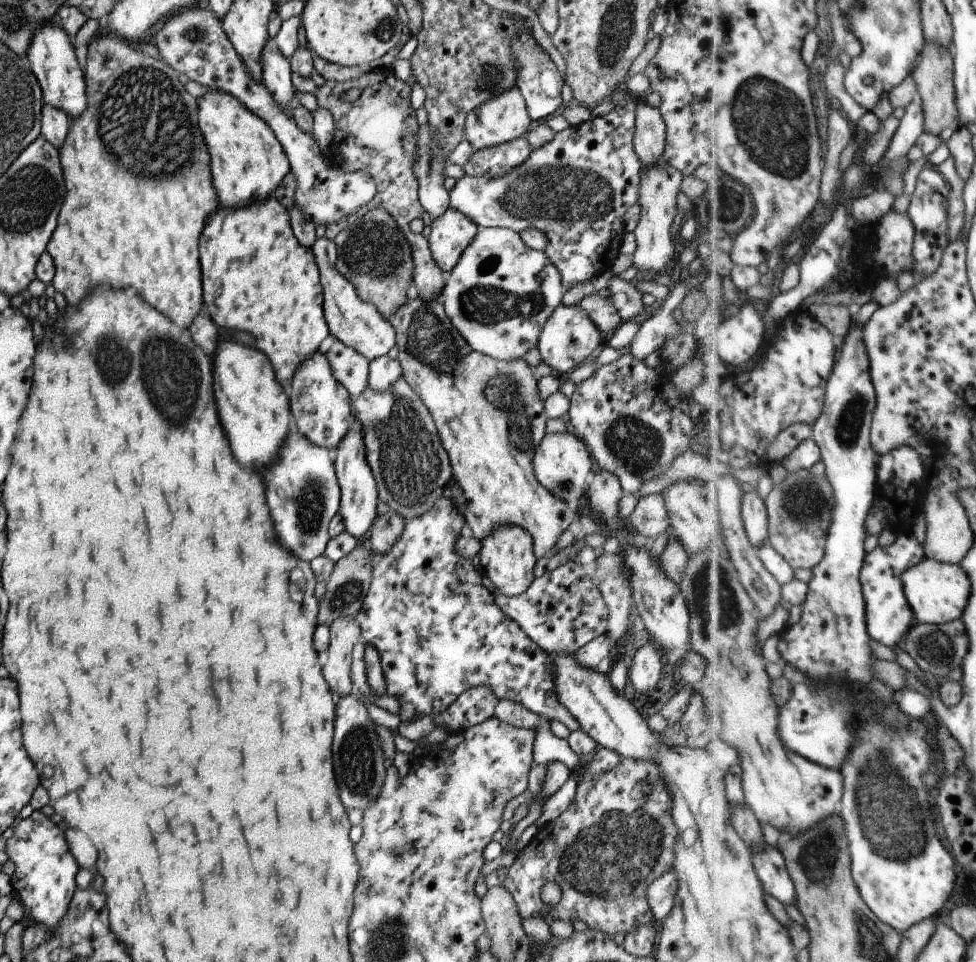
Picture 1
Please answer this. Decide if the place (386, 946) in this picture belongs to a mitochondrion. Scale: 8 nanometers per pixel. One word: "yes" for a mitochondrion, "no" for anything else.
yes

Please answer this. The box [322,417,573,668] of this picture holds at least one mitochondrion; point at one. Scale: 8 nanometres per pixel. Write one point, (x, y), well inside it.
(350, 591)

